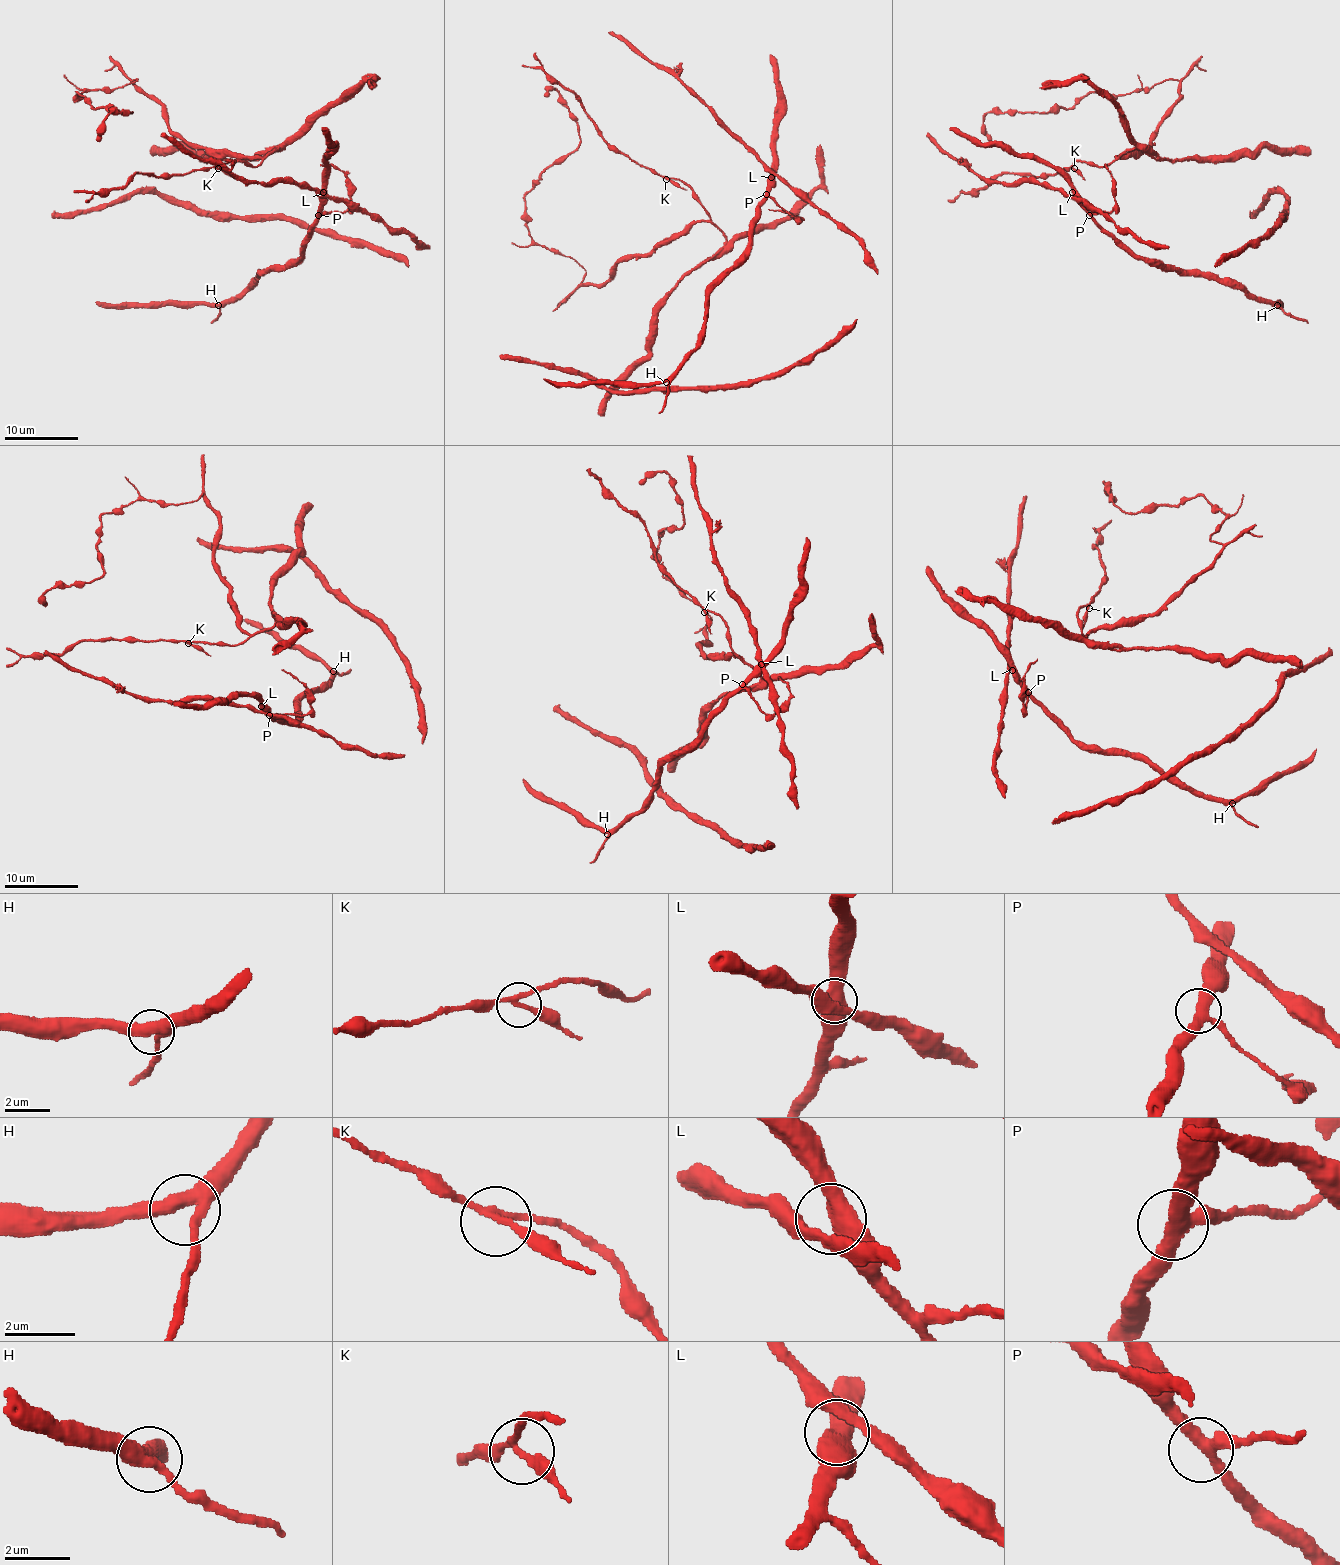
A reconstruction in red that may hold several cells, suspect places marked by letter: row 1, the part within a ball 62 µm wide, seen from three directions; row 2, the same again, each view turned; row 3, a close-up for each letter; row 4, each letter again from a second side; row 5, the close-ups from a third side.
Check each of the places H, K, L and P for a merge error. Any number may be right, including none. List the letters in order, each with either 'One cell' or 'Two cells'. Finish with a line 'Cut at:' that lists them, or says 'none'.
H: One cell
K: One cell
L: One cell
P: One cell
Cut at: none

